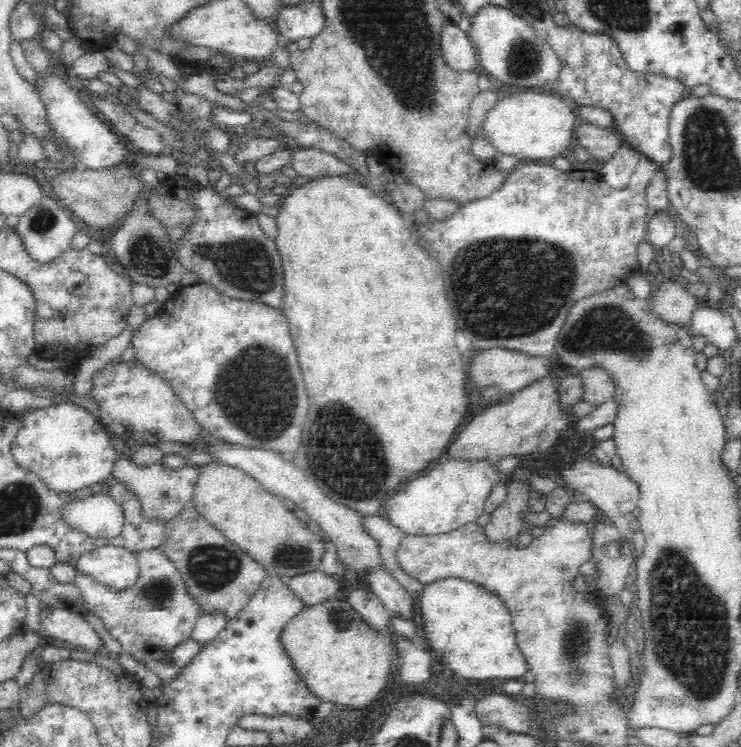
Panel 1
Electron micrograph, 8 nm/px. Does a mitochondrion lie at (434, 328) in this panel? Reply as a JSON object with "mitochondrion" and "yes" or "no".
{"mitochondrion":"no"}

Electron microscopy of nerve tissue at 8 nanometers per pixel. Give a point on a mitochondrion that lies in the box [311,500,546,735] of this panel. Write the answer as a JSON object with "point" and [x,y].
{"point":[340,619]}

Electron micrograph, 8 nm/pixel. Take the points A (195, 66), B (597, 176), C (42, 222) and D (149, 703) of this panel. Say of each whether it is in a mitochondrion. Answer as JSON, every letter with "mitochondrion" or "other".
{"A":"other","B":"other","C":"mitochondrion","D":"other"}

